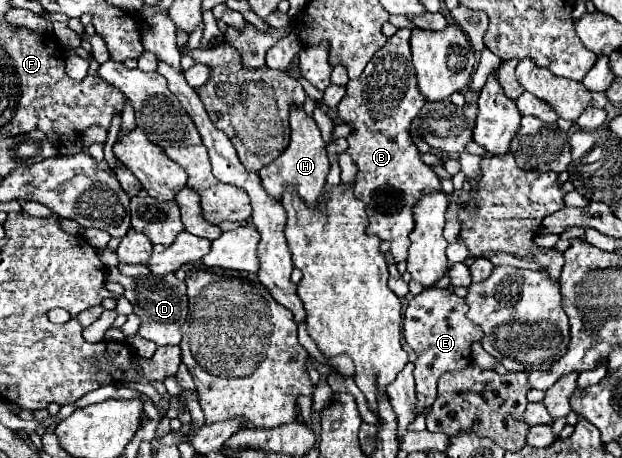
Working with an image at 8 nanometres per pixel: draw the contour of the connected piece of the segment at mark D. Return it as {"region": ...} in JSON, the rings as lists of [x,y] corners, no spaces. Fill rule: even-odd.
{"region":[[[117,267],[107,269],[107,279],[121,283],[125,287],[125,297],[133,305],[133,311],[141,317],[139,335],[151,339],[157,345],[179,345],[181,325],[187,319],[187,289],[185,281],[177,279],[175,273],[169,275],[145,275],[145,277],[125,277]]]}

